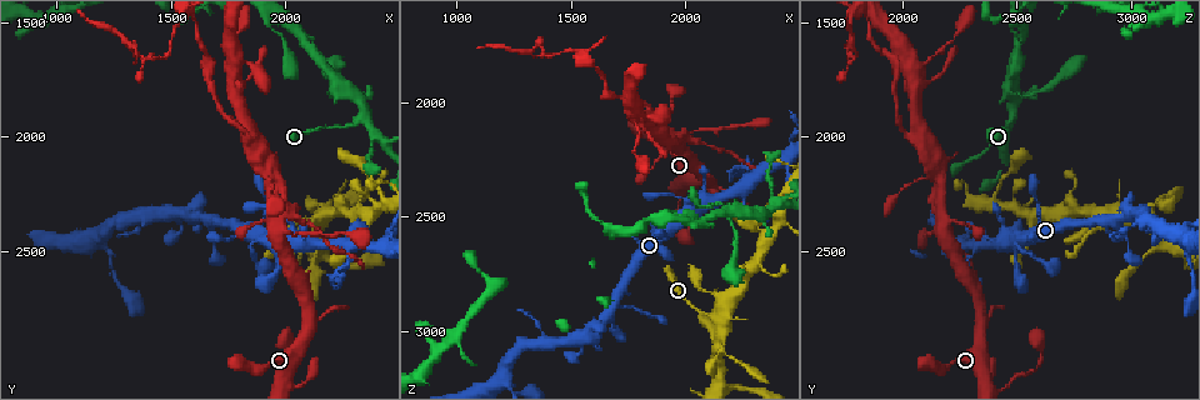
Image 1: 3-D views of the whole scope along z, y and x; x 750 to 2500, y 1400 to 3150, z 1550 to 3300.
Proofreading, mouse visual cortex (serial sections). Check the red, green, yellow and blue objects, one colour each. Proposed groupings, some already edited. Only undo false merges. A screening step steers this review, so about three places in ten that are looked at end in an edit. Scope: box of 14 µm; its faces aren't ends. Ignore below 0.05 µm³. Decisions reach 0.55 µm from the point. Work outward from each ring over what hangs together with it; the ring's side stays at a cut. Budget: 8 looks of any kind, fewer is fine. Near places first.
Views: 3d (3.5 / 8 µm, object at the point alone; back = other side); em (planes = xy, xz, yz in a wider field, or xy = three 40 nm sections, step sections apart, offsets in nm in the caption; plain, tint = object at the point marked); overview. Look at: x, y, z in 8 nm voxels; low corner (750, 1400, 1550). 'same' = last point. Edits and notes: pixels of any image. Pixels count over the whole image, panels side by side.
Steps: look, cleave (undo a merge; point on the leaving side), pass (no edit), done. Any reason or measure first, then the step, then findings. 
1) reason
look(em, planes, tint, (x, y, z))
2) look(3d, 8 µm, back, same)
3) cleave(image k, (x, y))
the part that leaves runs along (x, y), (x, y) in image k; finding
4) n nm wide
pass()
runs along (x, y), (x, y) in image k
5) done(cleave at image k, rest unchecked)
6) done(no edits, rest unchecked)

look(3d, 8 µm, (1850, 2000, 2060))

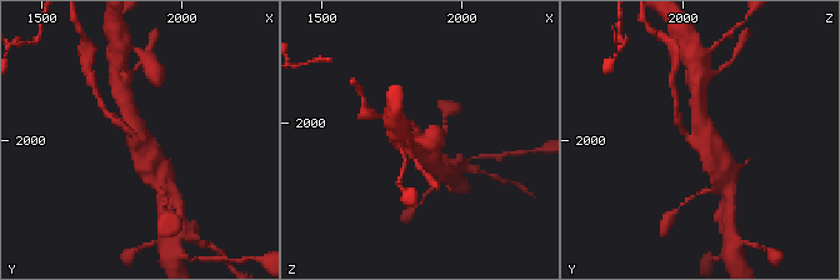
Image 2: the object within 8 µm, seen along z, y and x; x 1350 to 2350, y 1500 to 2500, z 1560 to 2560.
3 arms; arms of 200, 400, 450 nm; need the tissue
look(em, xy, step 5, tint, (1840, 1990, 2050))

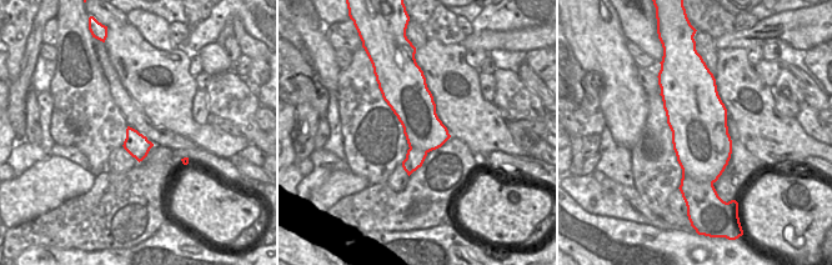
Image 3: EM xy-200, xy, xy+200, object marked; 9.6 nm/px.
cleave(image 2, (119, 121))
border along (682, 175), (712, 183) in image 3; two cells meet here

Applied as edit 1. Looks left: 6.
sharp bend
look(3d, 3.5 µm, (2250, 1770, 2470))

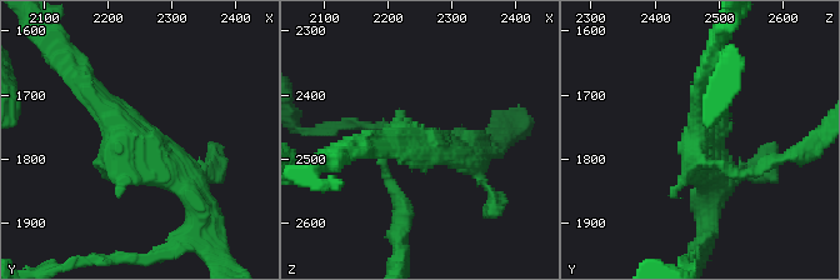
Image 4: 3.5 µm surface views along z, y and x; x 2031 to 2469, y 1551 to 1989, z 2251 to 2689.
look(em, xy, step 3, plain, (2260, 1780, 2475))

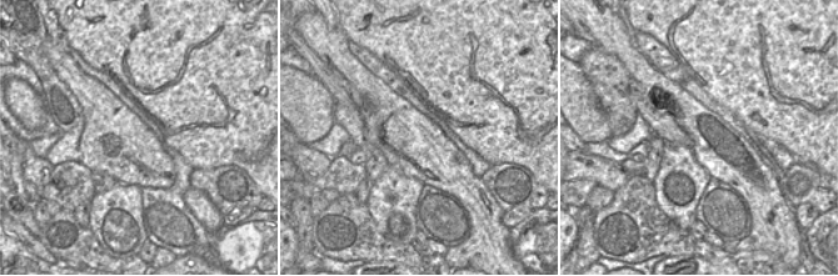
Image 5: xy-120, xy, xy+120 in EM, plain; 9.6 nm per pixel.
with the object marked
look(em, xy, step 3, tint, same)

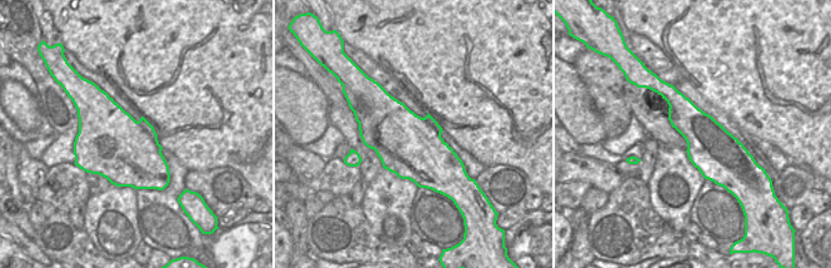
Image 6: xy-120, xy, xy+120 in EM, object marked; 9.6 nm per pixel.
pass()
runs along (195, 208), (195, 193), (84, 85) in image 4; one cell here

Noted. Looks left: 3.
looks like a crossing
look(3d, 8 µm, (2400, 1990, 2450))

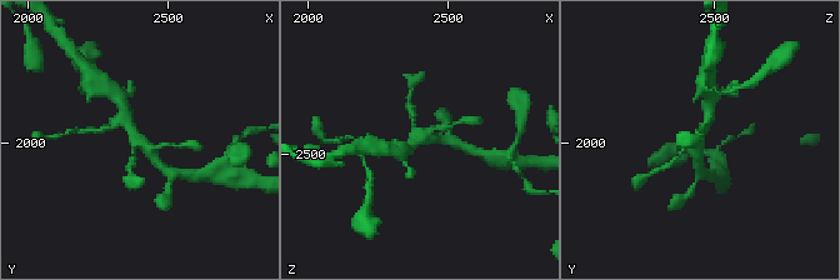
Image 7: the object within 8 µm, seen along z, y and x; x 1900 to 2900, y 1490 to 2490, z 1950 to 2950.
4 arms; arms of 100, 150, 200, 300 nm; need the tissue
look(em, planes, tint, (2400, 1990, 2440))

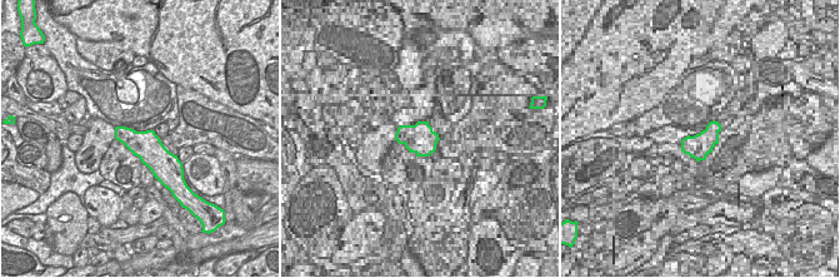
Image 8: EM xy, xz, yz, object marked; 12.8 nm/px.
380 nm wide
pass()
runs along (111, 125), (129, 128), (164, 169) in image 7; all the same cell

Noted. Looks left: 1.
done(cleave at image 2, rest unchecked)

